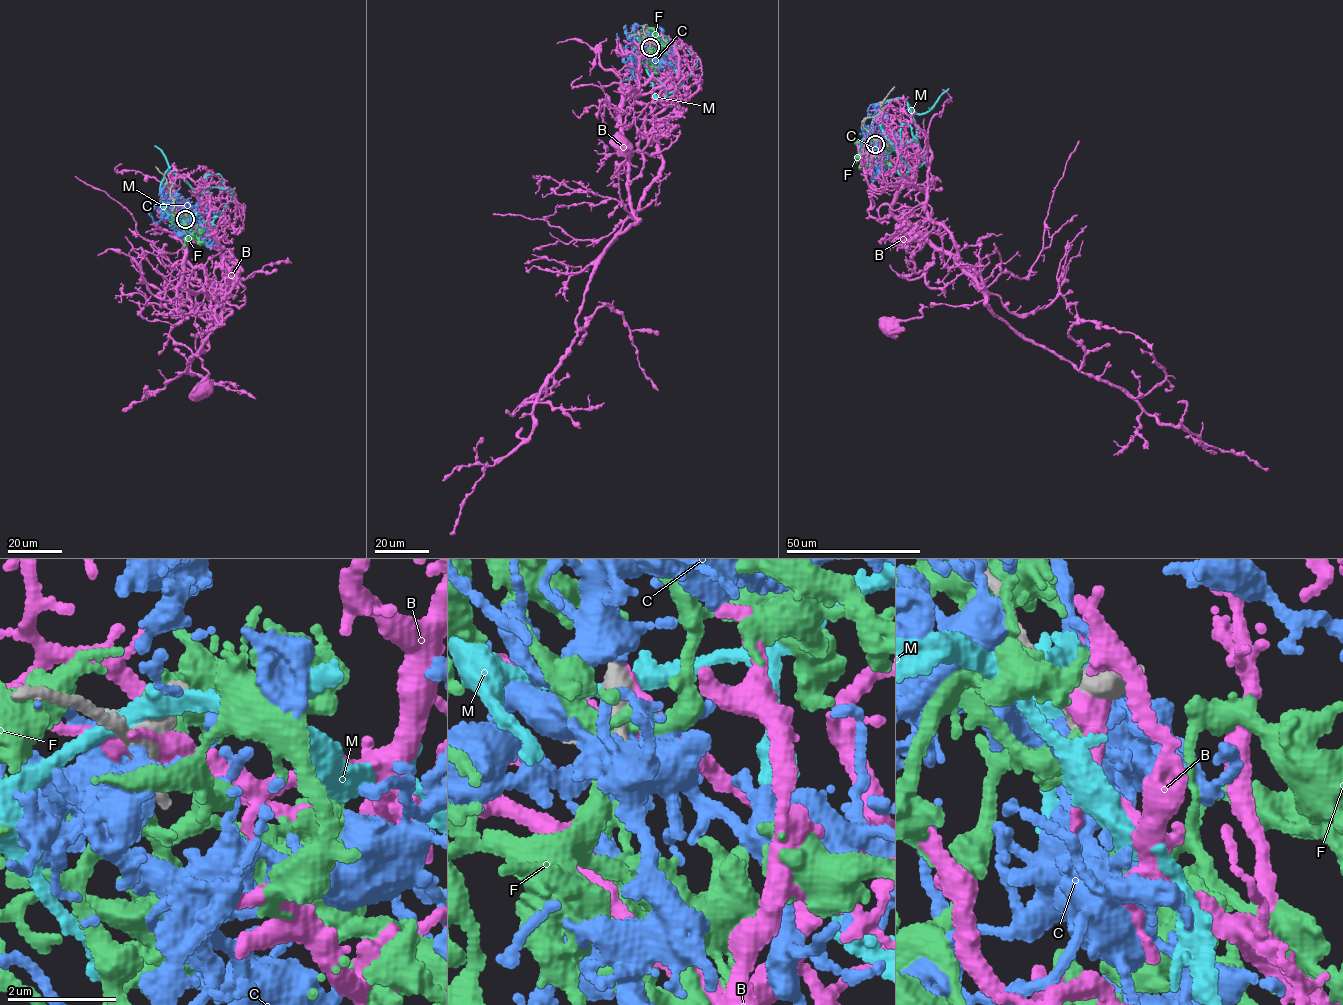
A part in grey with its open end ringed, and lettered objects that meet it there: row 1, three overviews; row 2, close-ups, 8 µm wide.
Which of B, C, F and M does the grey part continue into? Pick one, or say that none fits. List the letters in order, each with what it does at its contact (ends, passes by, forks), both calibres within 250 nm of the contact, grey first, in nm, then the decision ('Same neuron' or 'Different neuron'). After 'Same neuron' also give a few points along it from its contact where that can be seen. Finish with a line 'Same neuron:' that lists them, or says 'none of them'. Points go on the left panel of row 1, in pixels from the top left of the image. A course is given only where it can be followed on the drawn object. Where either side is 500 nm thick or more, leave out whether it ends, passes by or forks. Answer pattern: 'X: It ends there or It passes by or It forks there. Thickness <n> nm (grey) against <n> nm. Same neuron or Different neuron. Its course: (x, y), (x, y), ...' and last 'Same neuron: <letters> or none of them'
B: It passes by. Thickness 380 nm (grey) against 320 nm. Different neuron
C: It forks there. Thickness 280 nm (grey) against 320 nm. Different neuron
F: It forks there. Thickness 320 nm (grey) against 280 nm. Different neuron
M: It passes by. Thickness 400 nm (grey) against 320 nm. Different neuron
Same neuron: none of them

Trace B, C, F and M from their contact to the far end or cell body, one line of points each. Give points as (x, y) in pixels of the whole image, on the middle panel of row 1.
B: (650, 45), (653, 75), (620, 112), (633, 219), (615, 171), (621, 142)
C: (650, 47), (637, 39), (632, 44), (633, 55), (644, 61), (653, 45), (659, 45)
F: (650, 47), (646, 44), (654, 50), (650, 63), (653, 66), (659, 65), (660, 61)
M: (649, 45), (631, 33), (635, 53), (661, 100), (691, 74), (697, 63), (684, 46), (672, 47)

